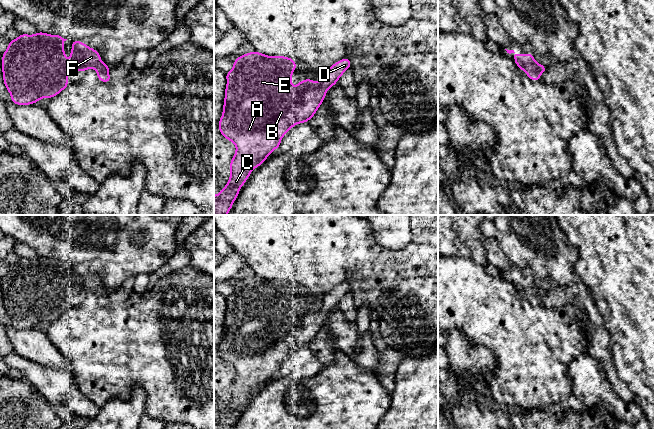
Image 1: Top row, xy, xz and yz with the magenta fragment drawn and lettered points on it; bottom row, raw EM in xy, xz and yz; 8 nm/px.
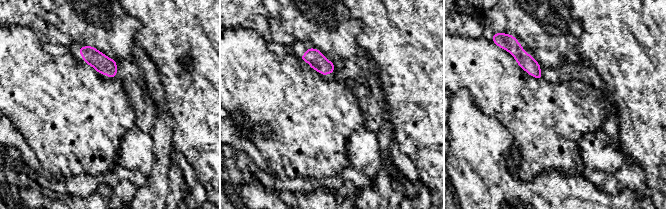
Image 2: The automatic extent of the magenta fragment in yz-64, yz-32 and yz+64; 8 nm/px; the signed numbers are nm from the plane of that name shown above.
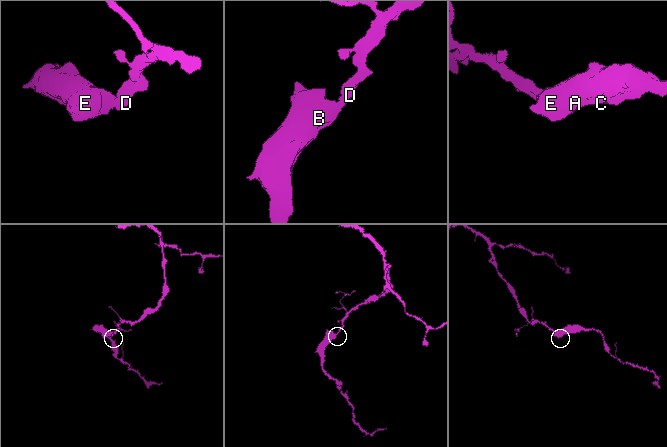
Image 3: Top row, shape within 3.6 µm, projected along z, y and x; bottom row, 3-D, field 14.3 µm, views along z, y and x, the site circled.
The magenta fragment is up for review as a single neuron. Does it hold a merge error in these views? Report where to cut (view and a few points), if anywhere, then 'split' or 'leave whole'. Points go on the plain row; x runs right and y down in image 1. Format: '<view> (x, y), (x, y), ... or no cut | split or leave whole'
no cut | leave whole

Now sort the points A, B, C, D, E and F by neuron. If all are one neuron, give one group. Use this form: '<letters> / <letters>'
A B C D E F

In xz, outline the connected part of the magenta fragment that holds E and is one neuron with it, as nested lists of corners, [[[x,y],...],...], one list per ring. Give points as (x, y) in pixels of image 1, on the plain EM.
[[[253,275],[239,280],[233,287],[233,293],[225,297],[227,309],[223,336],[218,351],[220,357],[236,370],[236,376],[230,386],[230,402],[219,418],[214,419],[214,429],[233,429],[252,394],[265,386],[270,377],[279,372],[281,363],[295,349],[308,346],[323,327],[327,314],[334,310],[343,297],[351,291],[350,282],[344,282],[327,292],[319,306],[304,303],[292,312],[292,298],[297,292],[292,282],[267,280]]]

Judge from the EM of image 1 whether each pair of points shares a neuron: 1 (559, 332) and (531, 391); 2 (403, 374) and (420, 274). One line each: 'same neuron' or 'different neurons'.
1: same neuron
2: different neurons

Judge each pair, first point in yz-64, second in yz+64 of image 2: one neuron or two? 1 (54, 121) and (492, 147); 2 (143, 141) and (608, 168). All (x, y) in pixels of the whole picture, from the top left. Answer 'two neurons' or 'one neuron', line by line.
1: two neurons
2: one neuron

